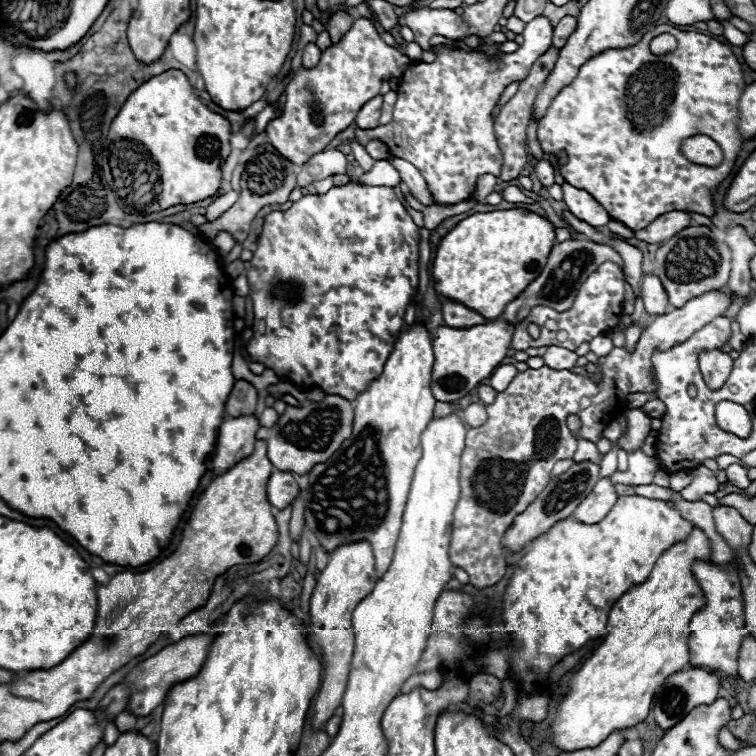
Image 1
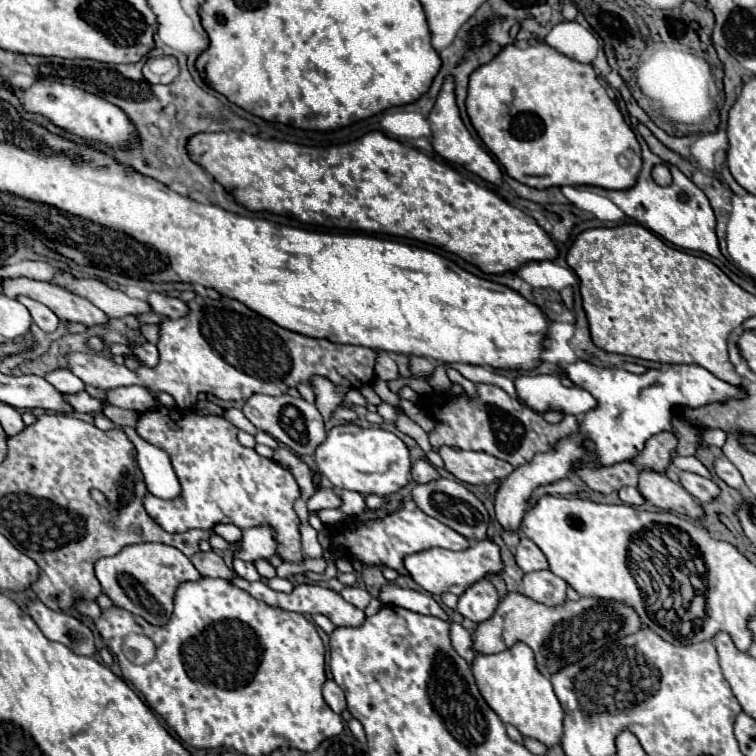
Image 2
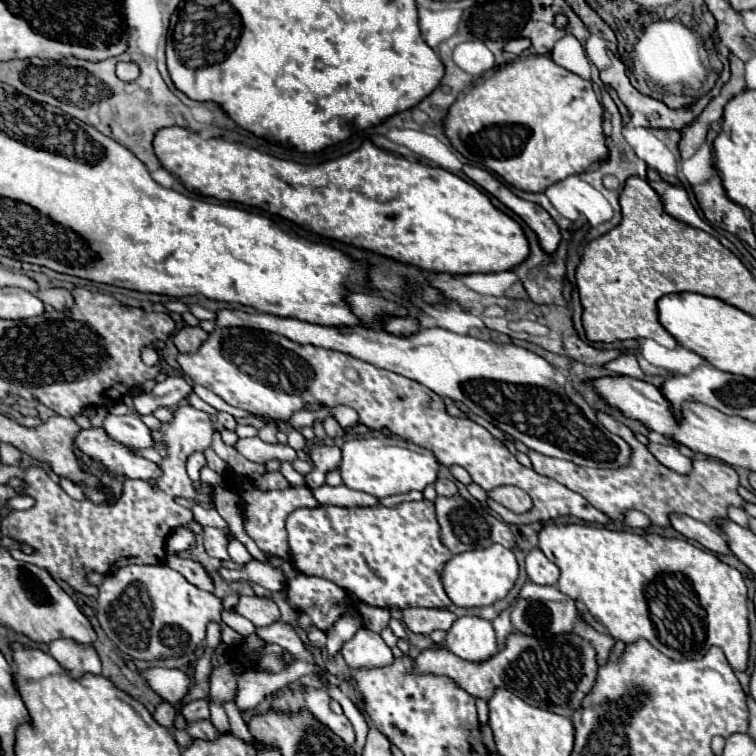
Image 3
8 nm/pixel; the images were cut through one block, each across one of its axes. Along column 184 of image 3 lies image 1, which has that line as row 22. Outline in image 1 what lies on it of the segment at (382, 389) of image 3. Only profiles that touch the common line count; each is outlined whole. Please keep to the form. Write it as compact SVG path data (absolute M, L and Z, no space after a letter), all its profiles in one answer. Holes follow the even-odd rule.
M370 18L354 20L344 38L322 52L322 58L314 68L300 68L290 80L286 86L284 116L274 118L266 128L268 142L272 142L272 146L276 146L292 164L306 164L310 156L324 152L330 140L356 120L364 102L380 92L384 80L402 76L408 66L410 58L388 46Z

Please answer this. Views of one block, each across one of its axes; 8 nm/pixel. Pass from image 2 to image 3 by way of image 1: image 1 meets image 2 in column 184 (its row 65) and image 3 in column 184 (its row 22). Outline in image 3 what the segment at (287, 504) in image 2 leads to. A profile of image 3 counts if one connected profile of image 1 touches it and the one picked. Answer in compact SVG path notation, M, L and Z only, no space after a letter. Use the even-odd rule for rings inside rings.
M184 526L176 528L170 538L166 540L166 552L168 554L178 554L184 550L192 550L196 546L196 534Z

